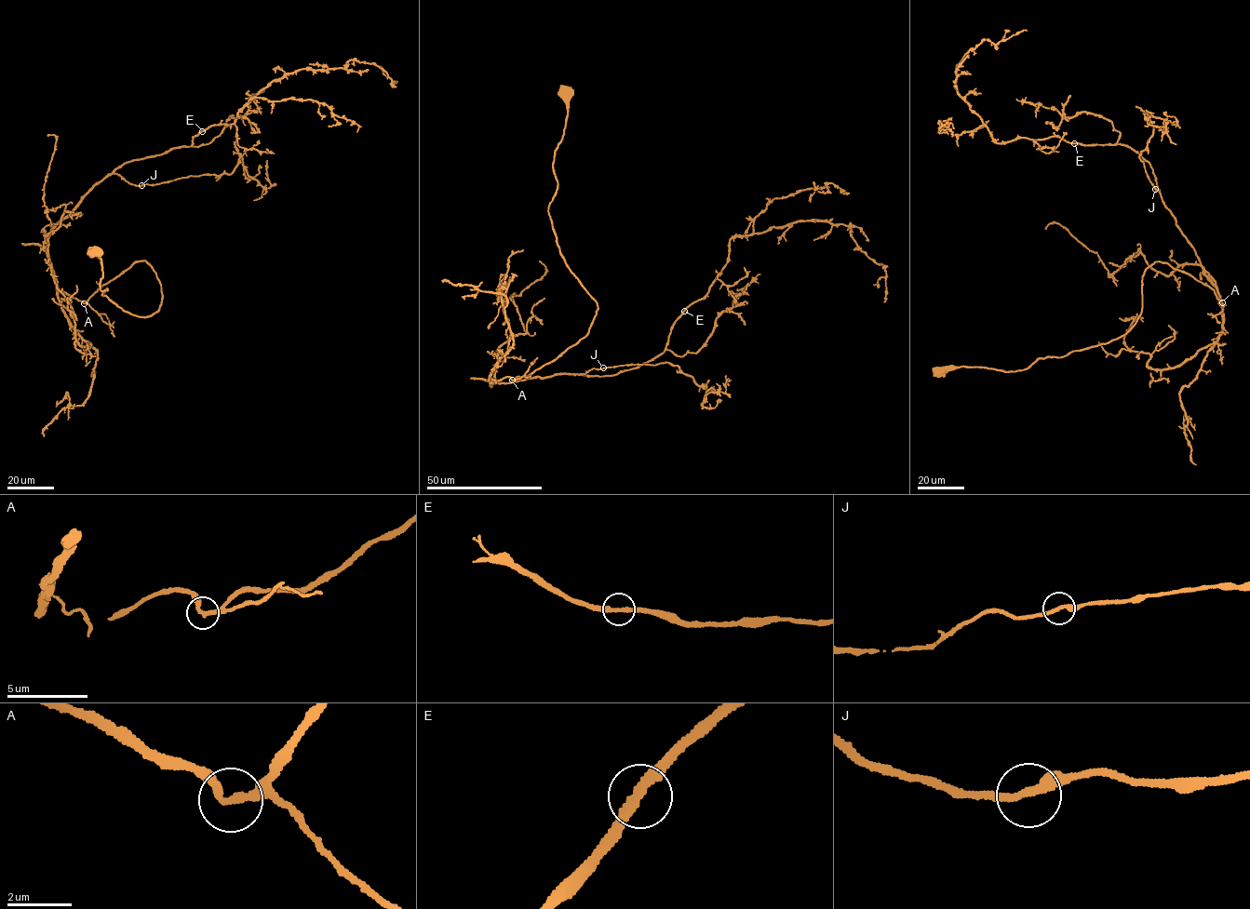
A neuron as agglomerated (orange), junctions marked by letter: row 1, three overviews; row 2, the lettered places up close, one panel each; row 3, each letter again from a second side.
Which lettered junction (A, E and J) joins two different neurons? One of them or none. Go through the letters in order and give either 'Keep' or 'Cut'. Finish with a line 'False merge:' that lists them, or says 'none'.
A: Keep
E: Keep
J: Keep
False merge: none

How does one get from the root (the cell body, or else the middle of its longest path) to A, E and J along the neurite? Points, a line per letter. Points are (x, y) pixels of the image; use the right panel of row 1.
A: (940, 371), (1027, 369), (1039, 358), (1119, 338), (1141, 313), (1143, 274), (1156, 261), (1190, 274), (1222, 302)
E: (940, 371), (1027, 369), (1119, 338), (1156, 261), (1222, 301), (1148, 161), (1126, 144), (1074, 143)
J: (940, 371), (1027, 369), (1119, 338), (1141, 313), (1143, 274), (1156, 261), (1222, 301), (1155, 189)

